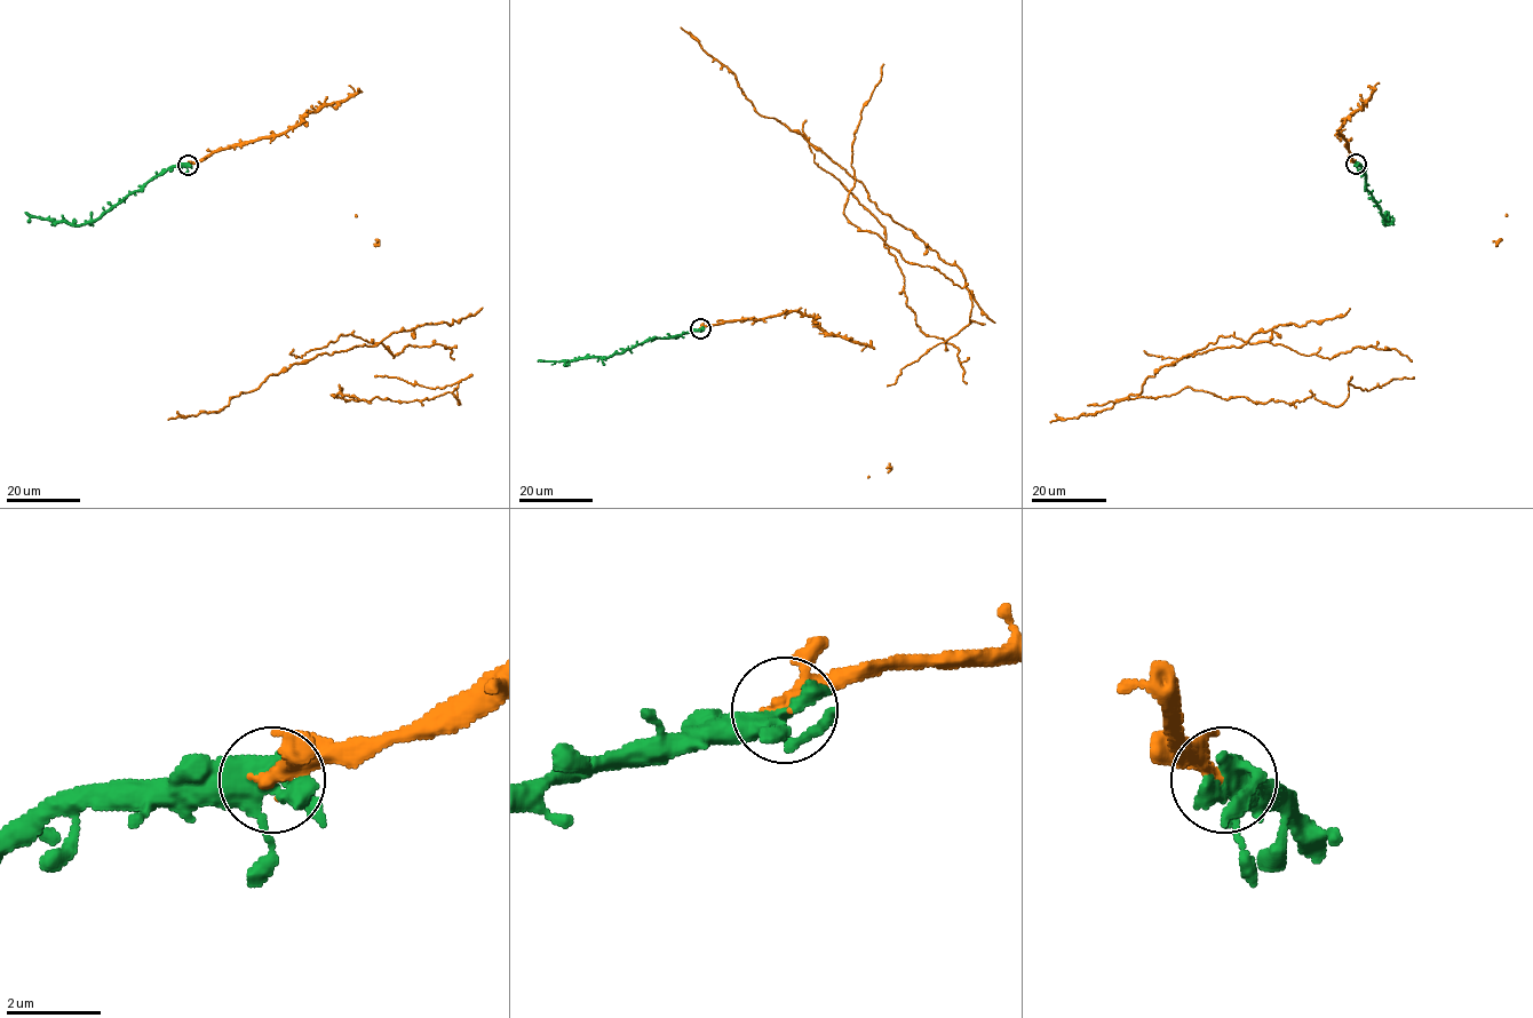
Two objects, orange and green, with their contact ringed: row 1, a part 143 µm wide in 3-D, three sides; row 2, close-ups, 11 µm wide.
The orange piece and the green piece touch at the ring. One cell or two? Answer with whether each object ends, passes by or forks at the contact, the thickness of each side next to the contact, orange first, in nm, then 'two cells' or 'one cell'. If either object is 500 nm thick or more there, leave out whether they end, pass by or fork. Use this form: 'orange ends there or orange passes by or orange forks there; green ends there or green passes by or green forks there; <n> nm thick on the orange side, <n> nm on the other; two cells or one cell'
orange passes by; green forks there; 260 nm thick on the orange side, 400 nm on the other; one cell

